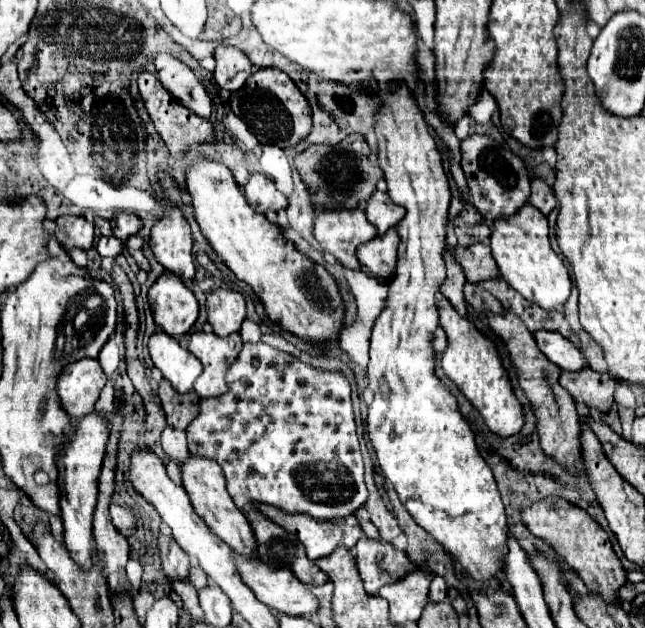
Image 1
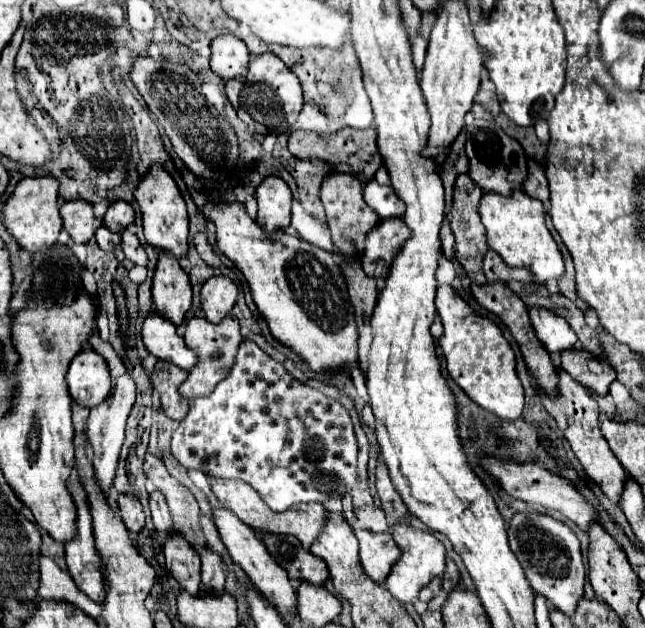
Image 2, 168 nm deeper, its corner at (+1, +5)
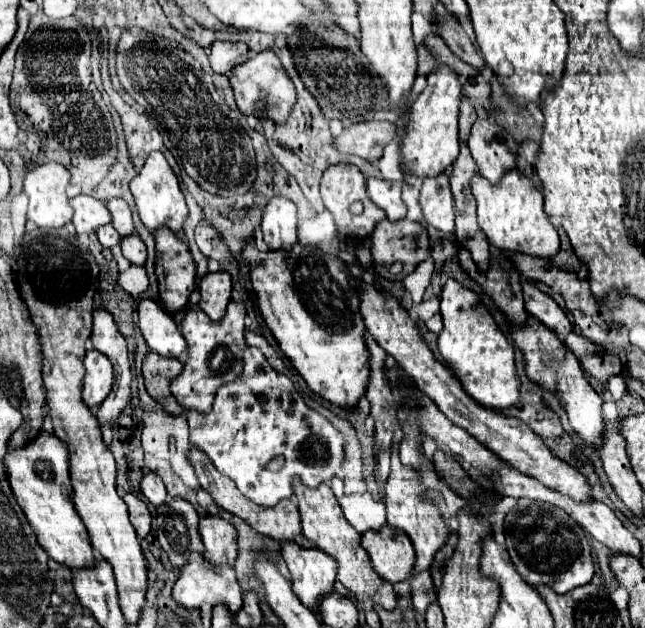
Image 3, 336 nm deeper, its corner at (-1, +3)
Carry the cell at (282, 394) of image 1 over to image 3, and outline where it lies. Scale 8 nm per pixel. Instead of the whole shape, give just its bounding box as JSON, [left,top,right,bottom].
[187,348,345,506]

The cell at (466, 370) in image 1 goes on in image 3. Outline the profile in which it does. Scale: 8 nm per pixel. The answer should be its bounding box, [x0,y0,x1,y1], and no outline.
[439,280,519,410]

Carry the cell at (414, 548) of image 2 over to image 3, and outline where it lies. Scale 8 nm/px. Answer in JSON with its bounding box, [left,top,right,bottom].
[385,444,449,574]

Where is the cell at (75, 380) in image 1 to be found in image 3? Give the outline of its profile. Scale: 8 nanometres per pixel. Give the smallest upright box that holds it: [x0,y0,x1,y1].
[83,350,113,408]

